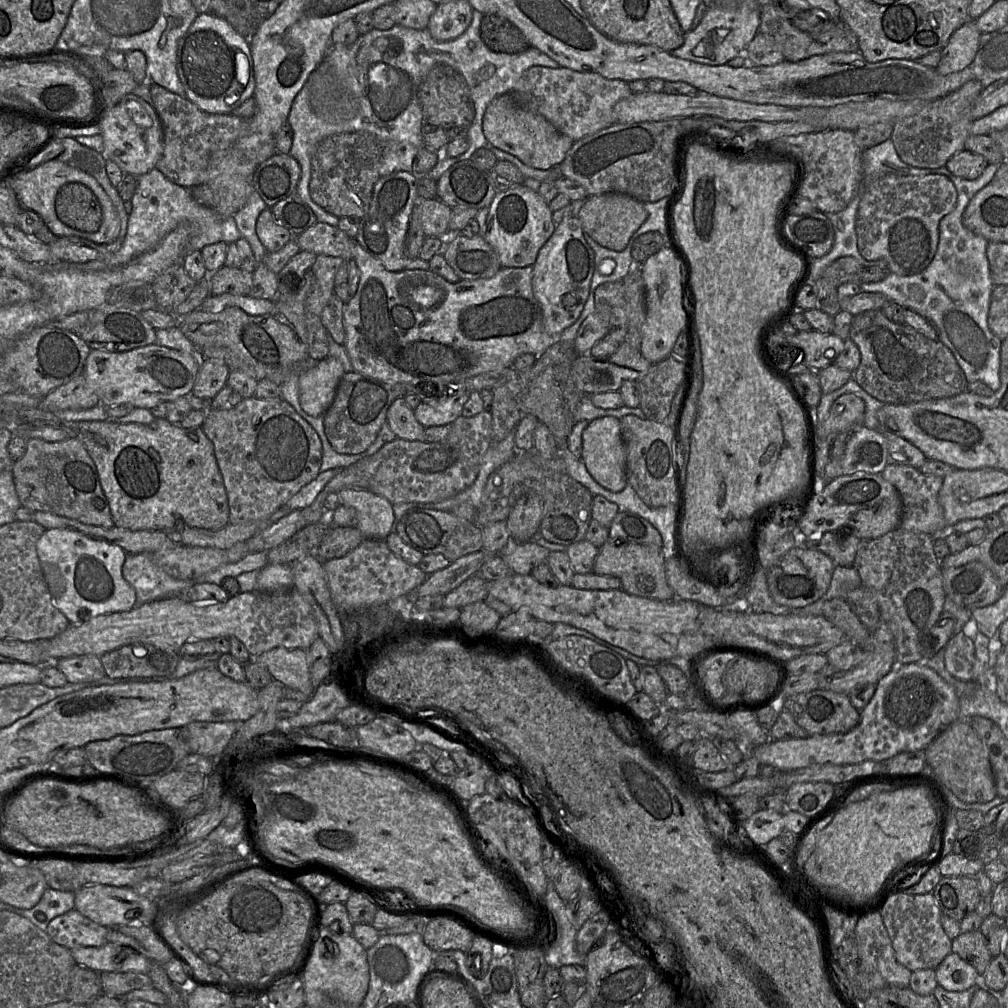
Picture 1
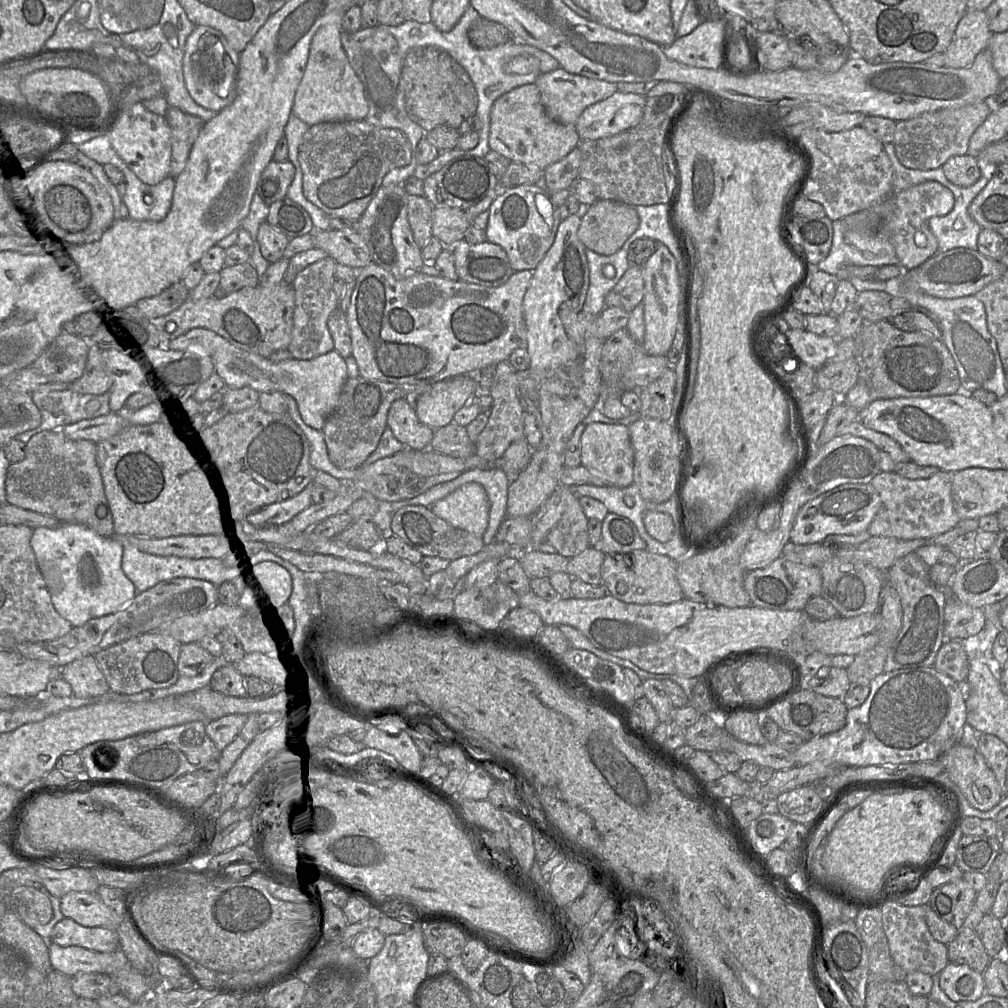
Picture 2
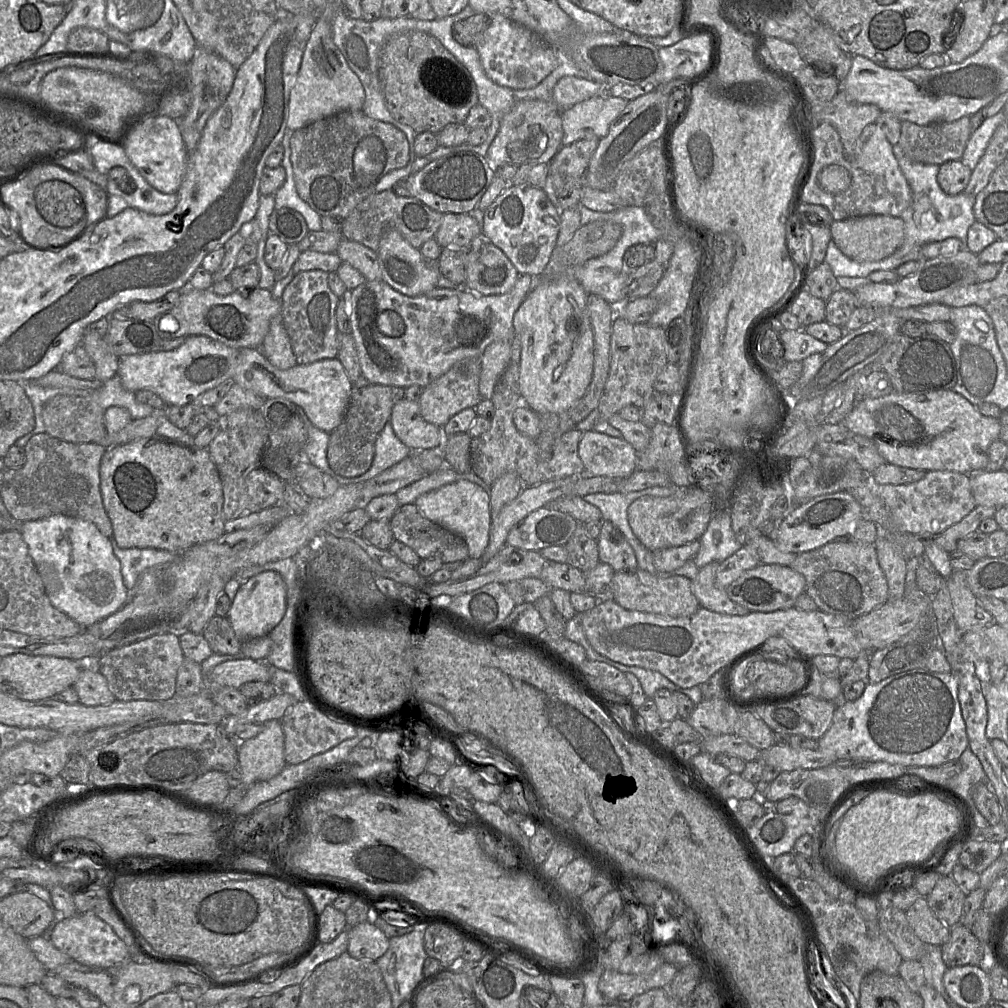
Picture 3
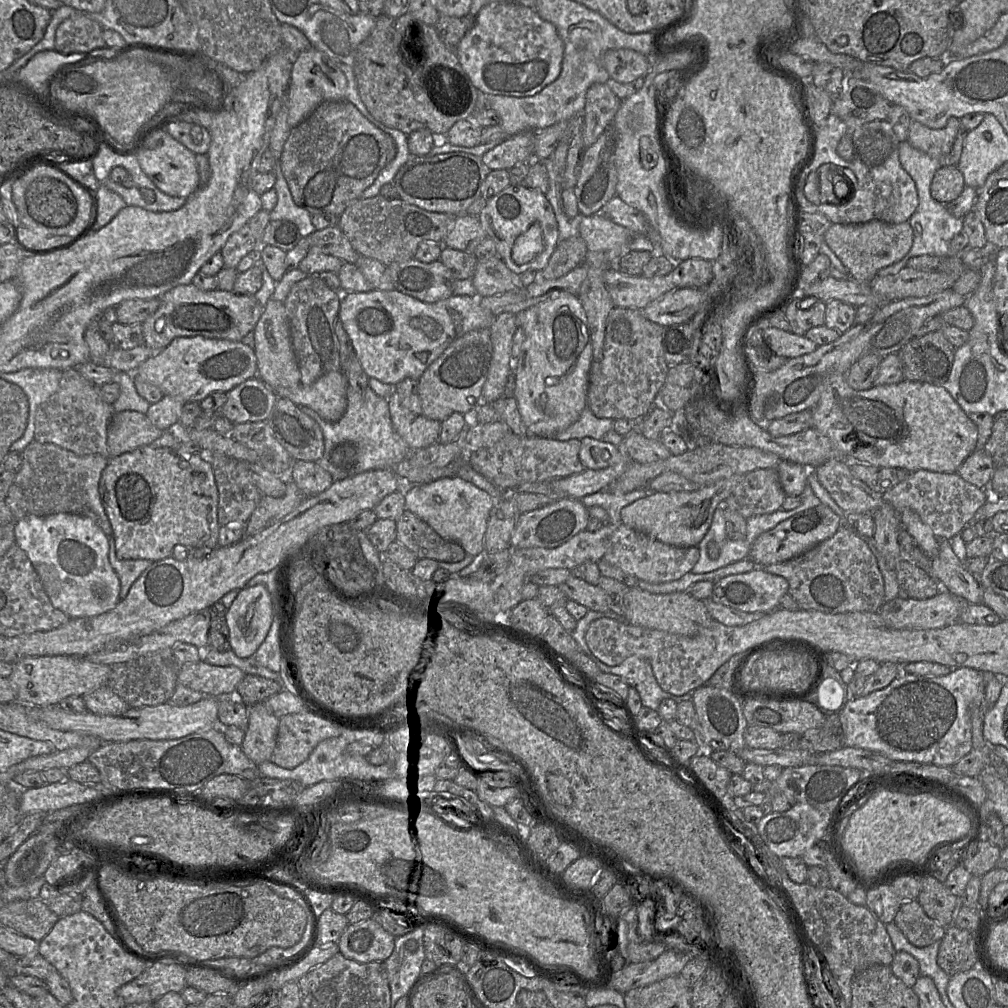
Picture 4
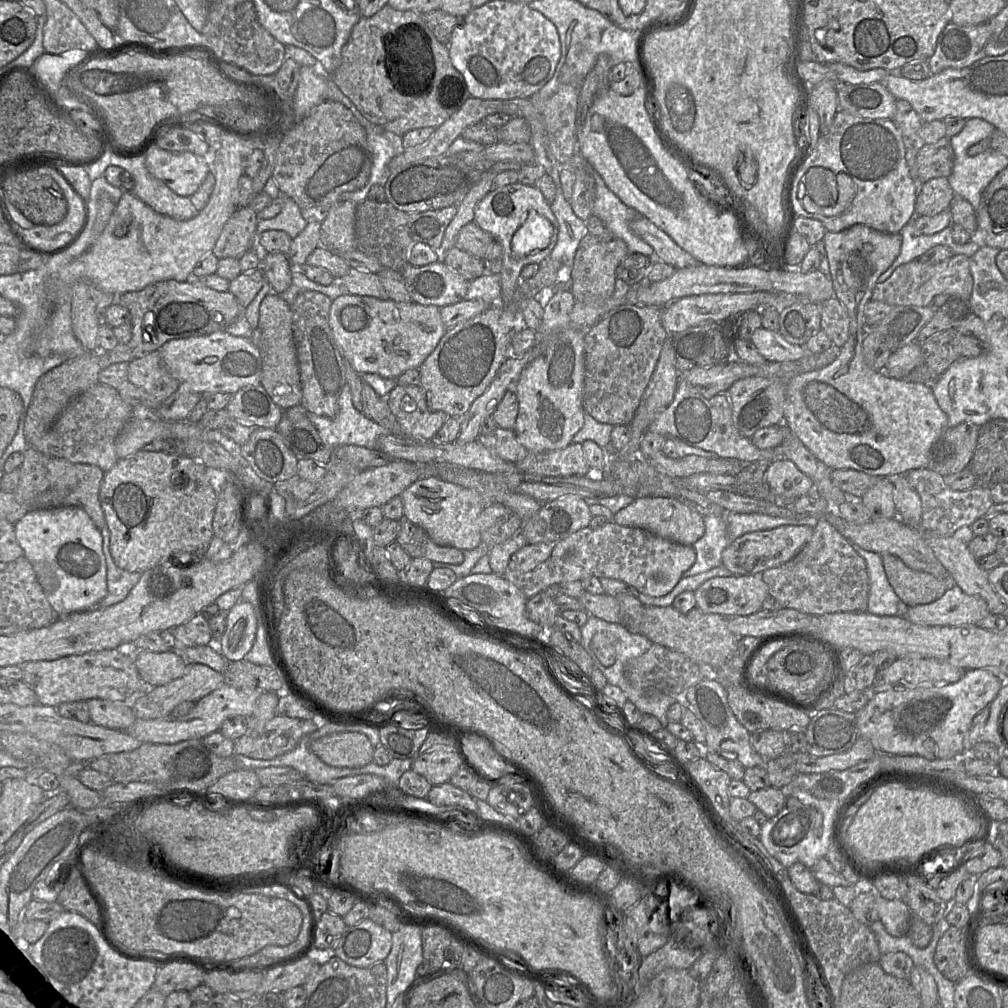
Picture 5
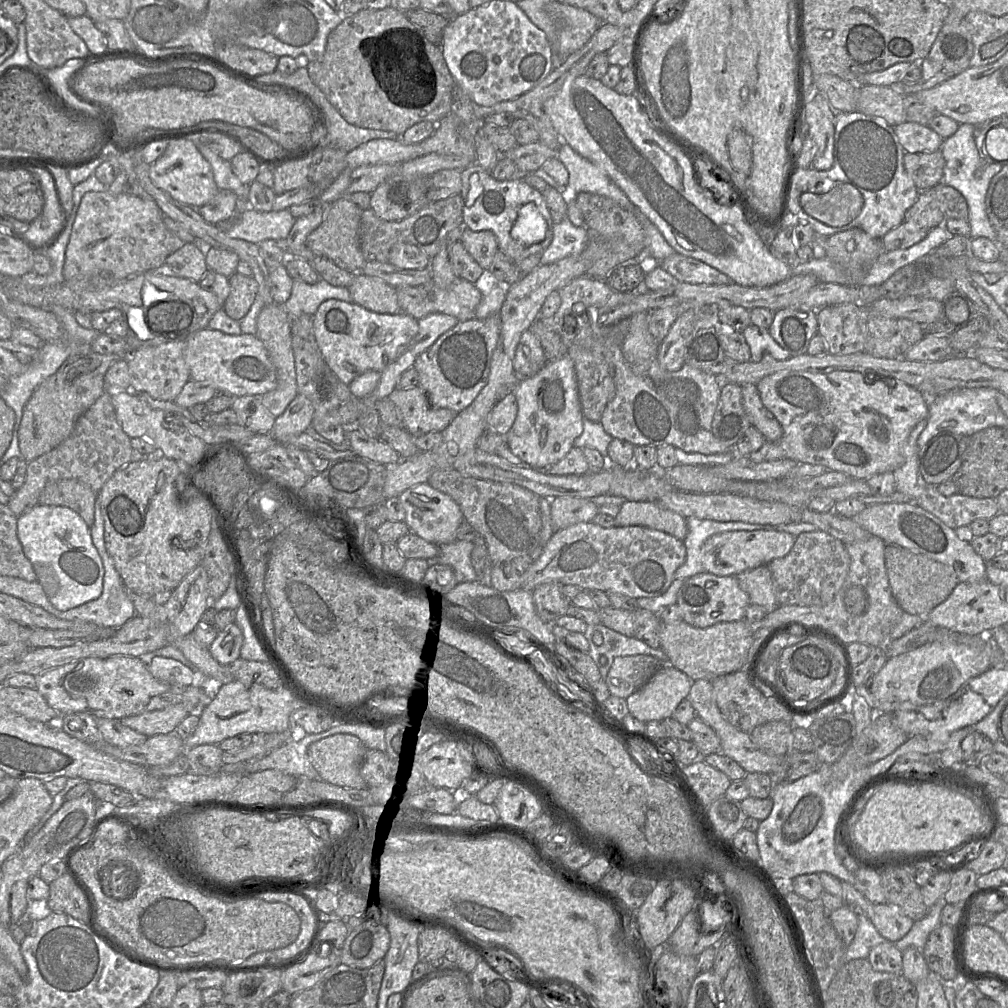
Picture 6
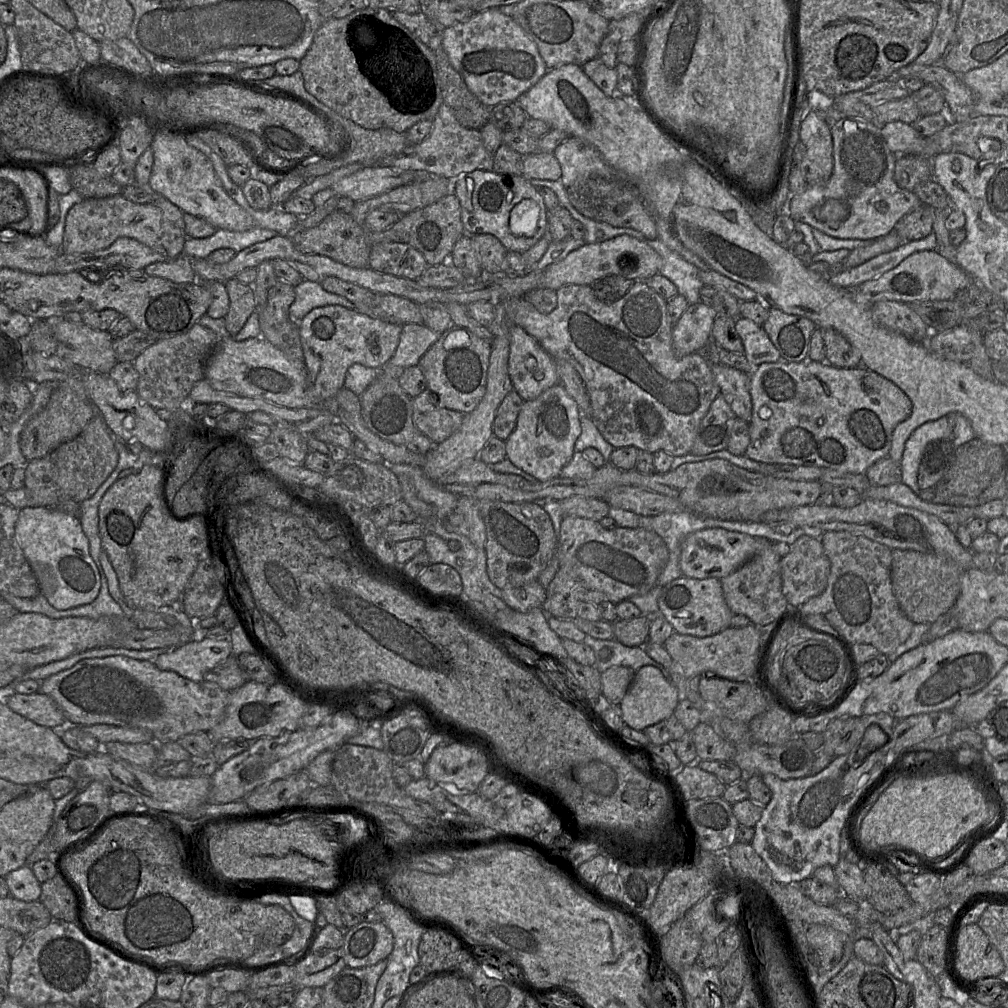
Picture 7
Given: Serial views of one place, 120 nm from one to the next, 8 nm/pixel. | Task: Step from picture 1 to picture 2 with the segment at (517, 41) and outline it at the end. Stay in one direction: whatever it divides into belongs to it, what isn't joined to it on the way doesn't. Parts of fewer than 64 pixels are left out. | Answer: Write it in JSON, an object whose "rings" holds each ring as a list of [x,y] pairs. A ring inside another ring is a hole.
{"rings":[[[481,16],[470,25],[467,36],[477,48],[495,48],[514,39],[502,24]]]}

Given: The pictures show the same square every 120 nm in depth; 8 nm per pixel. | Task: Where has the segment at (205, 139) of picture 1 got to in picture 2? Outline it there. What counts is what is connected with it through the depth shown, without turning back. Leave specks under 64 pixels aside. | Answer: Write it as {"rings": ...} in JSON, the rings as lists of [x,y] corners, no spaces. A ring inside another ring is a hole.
{"rings":[[[169,106],[165,118],[171,131],[171,159],[169,175],[178,176],[187,163],[191,148],[201,131],[204,120],[181,109]]]}

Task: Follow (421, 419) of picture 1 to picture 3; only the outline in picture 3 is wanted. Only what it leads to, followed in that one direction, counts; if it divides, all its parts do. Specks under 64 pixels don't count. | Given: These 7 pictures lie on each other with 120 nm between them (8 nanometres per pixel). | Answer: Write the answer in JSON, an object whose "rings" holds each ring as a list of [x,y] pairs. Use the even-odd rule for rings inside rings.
{"rings":[[[480,358],[462,360],[453,365],[445,374],[425,387],[419,399],[422,417],[429,423],[442,428],[458,412],[475,408],[482,400],[479,394]]]}

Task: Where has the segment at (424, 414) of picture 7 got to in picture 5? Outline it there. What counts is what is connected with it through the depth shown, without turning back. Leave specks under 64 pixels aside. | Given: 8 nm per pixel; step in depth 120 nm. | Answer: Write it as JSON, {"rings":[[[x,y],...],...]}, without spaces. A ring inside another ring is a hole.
{"rings":[[[398,386],[390,391],[386,402],[408,440],[430,442],[448,419],[442,411],[431,411],[419,386]]]}

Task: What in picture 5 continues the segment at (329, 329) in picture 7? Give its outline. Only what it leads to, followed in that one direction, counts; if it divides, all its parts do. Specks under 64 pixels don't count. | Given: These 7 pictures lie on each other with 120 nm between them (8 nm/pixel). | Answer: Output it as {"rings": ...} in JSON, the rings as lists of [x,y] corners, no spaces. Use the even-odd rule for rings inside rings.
{"rings":[[[350,293],[332,301],[329,325],[343,359],[358,374],[376,374],[394,380],[407,370],[418,369],[447,331],[440,308],[435,305],[395,302]]]}

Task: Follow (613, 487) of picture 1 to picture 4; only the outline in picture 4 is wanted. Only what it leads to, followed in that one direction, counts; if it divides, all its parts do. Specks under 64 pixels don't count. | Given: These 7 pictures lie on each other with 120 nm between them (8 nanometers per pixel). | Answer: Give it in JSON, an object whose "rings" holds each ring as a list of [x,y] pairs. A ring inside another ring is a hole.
{"rings":[[[585,437],[580,440],[579,460],[585,469],[602,470],[621,460],[617,446]]]}

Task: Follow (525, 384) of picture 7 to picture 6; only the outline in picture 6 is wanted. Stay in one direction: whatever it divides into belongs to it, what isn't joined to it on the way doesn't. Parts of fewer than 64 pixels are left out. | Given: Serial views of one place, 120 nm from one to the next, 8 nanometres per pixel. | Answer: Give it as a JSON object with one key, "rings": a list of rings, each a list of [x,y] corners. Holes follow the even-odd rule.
{"rings":[[[530,329],[523,332],[517,344],[513,368],[519,378],[535,375],[545,364],[547,359],[539,339]]]}

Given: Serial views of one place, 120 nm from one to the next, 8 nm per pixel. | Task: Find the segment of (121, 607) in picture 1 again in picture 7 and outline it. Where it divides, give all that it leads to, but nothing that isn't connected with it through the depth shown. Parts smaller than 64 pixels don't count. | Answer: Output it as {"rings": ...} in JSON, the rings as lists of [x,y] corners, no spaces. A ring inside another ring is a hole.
{"rings":[[[24,507],[18,513],[15,538],[36,577],[40,593],[54,608],[67,610],[96,599],[101,577],[78,517],[56,507]]]}

